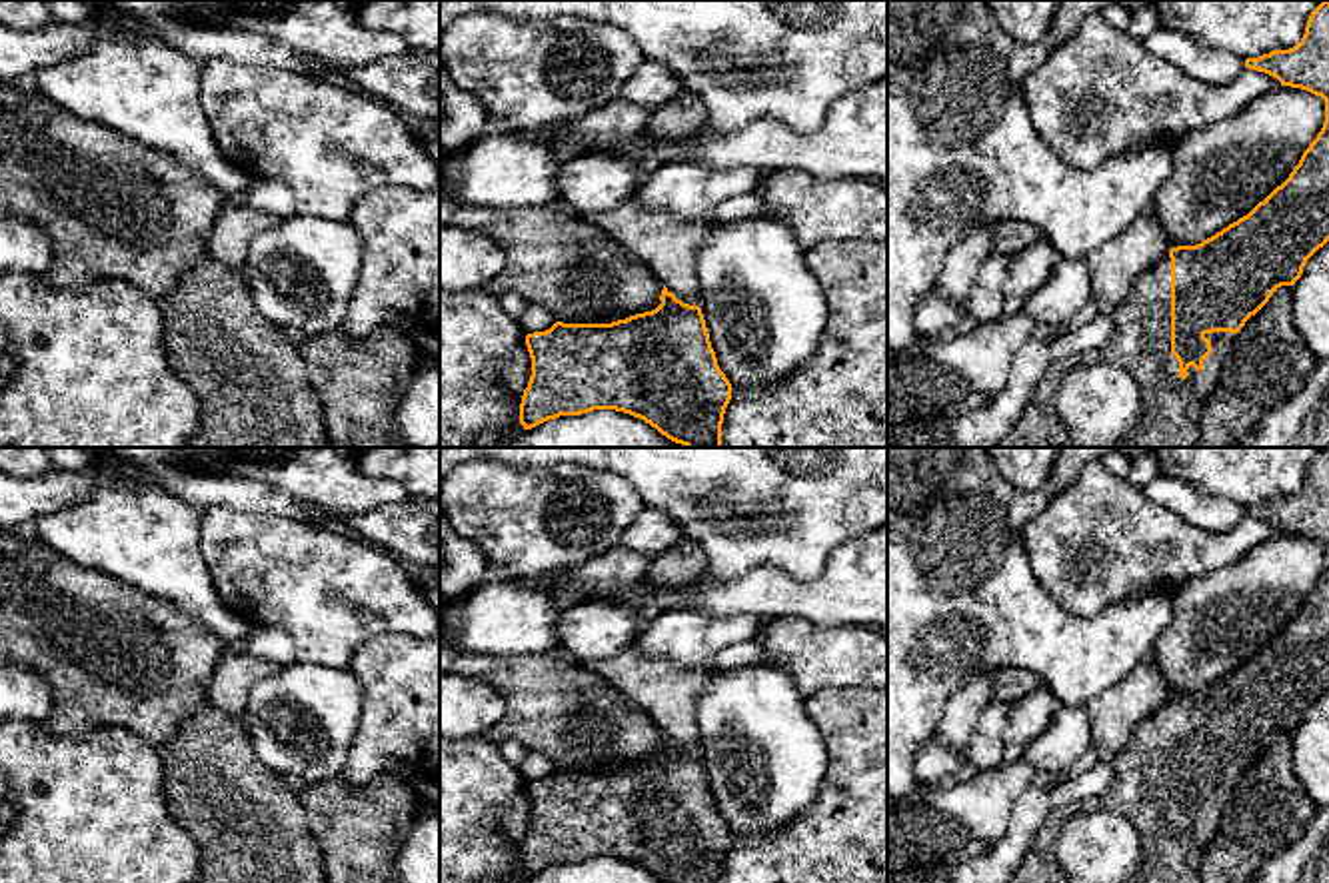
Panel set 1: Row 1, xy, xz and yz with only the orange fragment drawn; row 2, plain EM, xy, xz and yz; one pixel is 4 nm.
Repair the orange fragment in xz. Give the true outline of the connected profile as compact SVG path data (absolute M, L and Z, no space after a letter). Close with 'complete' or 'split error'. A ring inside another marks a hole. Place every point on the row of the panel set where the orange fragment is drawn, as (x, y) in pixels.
M665 286L660 300L656 310L612 324L556 322L546 332L528 334L532 376L520 404L524 430L560 416L616 410L685 447L721 447L731 384L717 366L701 308L683 304Z; complete

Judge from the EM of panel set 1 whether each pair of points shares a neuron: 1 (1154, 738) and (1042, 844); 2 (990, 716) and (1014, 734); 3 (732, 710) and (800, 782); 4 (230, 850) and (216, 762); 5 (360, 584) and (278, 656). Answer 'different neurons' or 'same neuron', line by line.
1: same neuron
2: different neurons
3: same neuron
4: same neuron
5: different neurons

